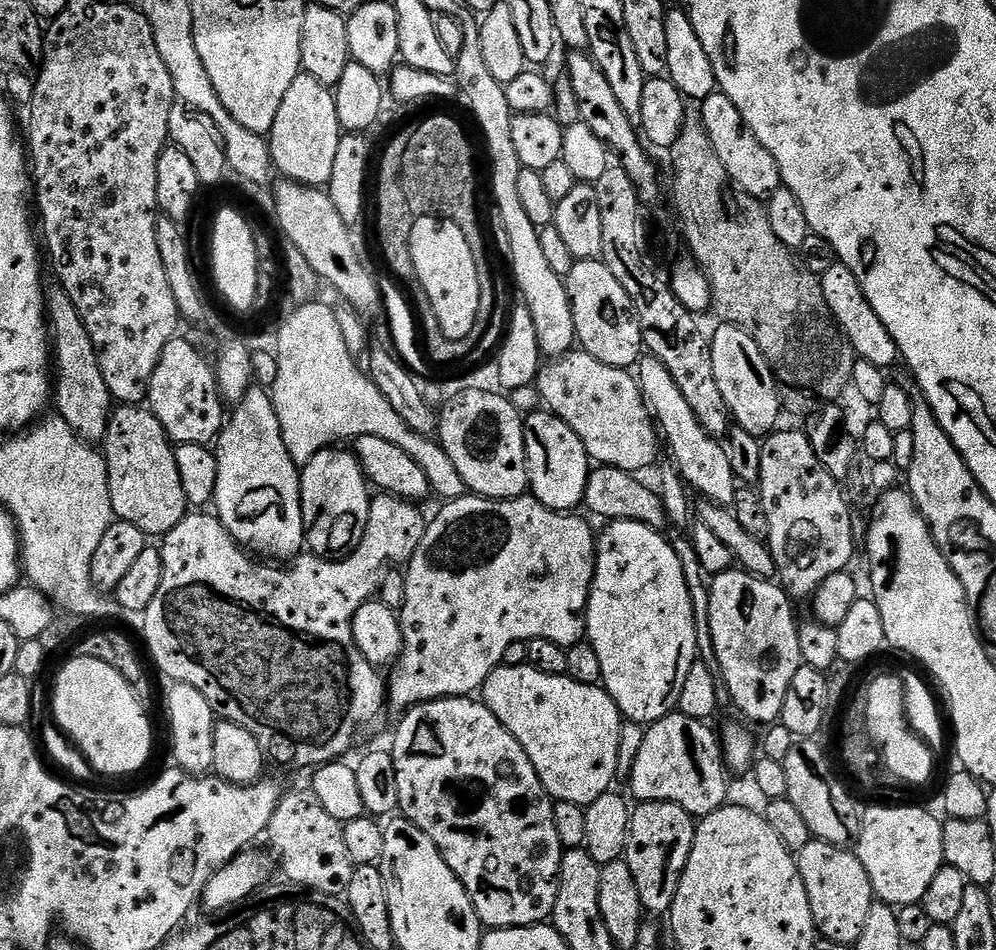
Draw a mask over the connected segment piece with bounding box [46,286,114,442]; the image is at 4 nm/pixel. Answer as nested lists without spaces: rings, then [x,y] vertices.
[[[59,286],[49,287],[46,292],[46,311],[50,329],[50,356],[54,361],[54,408],[55,411],[83,440],[89,442],[103,441],[108,429],[108,419],[114,411],[114,401],[110,390],[106,390],[106,378],[102,378],[102,366],[98,366],[98,354],[94,350],[94,342],[90,342],[90,334],[86,334],[86,326],[82,326],[82,318],[78,310],[74,310],[74,302]]]

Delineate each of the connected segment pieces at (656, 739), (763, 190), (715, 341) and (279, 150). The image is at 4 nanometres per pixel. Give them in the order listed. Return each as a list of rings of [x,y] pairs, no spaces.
[[[679,710],[647,725],[632,771],[631,799],[677,804],[694,818],[706,817],[723,807],[728,796],[728,768],[719,735],[710,727],[705,721],[686,718]]]
[[[712,92],[710,98],[699,101],[698,107],[702,114],[702,122],[706,126],[706,134],[710,134],[710,142],[714,142],[714,151],[722,161],[722,166],[726,166],[726,174],[730,174],[732,183],[754,199],[767,202],[782,187],[774,154],[770,154],[770,150],[766,150],[766,146],[758,142],[750,126],[746,126],[742,114],[738,114],[738,106],[734,106],[734,102],[730,102],[730,98],[726,98],[724,92]]]
[[[721,323],[719,327],[720,329],[710,336],[714,382],[718,382],[718,390],[722,390],[722,398],[735,427],[746,430],[757,438],[767,437],[777,431],[779,424],[776,423],[779,422],[780,416],[782,417],[776,375],[770,370],[758,342],[754,342],[746,329],[726,323]]]
[[[296,76],[294,82],[290,82],[290,90],[286,90],[286,98],[282,98],[278,118],[274,118],[274,126],[267,137],[275,171],[283,179],[295,180],[297,184],[327,185],[341,135],[333,89],[313,76]]]

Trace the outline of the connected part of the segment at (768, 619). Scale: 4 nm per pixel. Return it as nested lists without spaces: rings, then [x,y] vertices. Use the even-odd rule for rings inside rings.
[[[743,570],[719,572],[717,576],[711,577],[710,583],[708,632],[712,635],[712,648],[716,651],[717,662],[720,663],[718,672],[726,689],[727,699],[729,696],[736,703],[736,708],[745,716],[745,721],[753,720],[756,724],[771,726],[779,721],[782,702],[786,702],[786,690],[790,690],[790,681],[804,664],[802,650],[798,646],[798,619],[796,620],[795,614],[792,613],[793,597],[789,596],[779,583],[759,580],[757,576]]]

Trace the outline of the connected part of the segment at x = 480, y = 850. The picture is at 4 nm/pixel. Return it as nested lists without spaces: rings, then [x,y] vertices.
[[[447,696],[444,700],[431,700],[425,704],[414,704],[403,713],[400,725],[396,728],[396,737],[392,740],[390,751],[394,758],[394,771],[398,777],[398,802],[399,811],[403,819],[410,821],[422,834],[434,842],[434,846],[442,854],[442,858],[450,866],[450,870],[462,882],[474,910],[478,914],[481,925],[485,929],[498,928],[529,928],[532,924],[545,923],[551,917],[556,905],[556,895],[560,885],[560,863],[566,849],[560,844],[558,830],[554,830],[554,803],[548,791],[542,786],[526,750],[518,746],[518,738],[494,718],[492,711],[479,699],[472,696]]]

